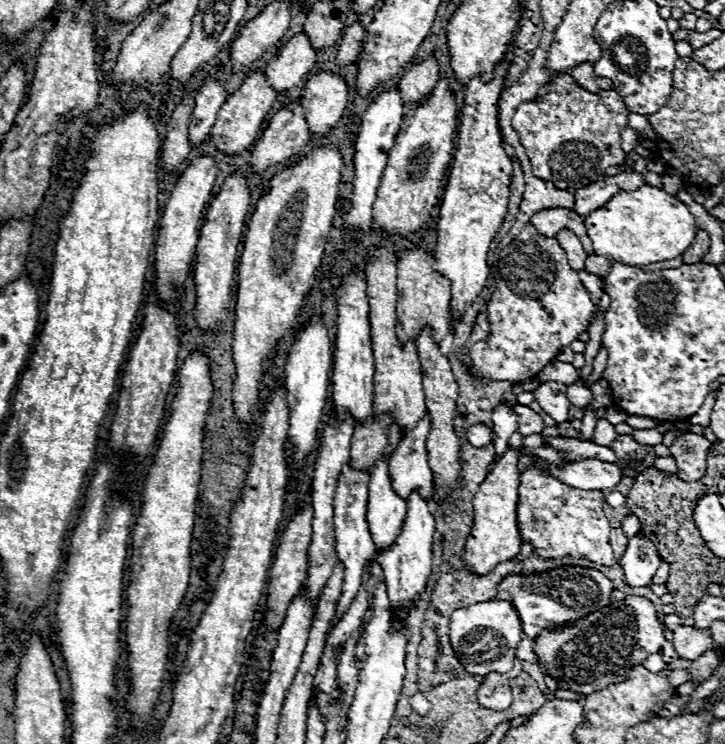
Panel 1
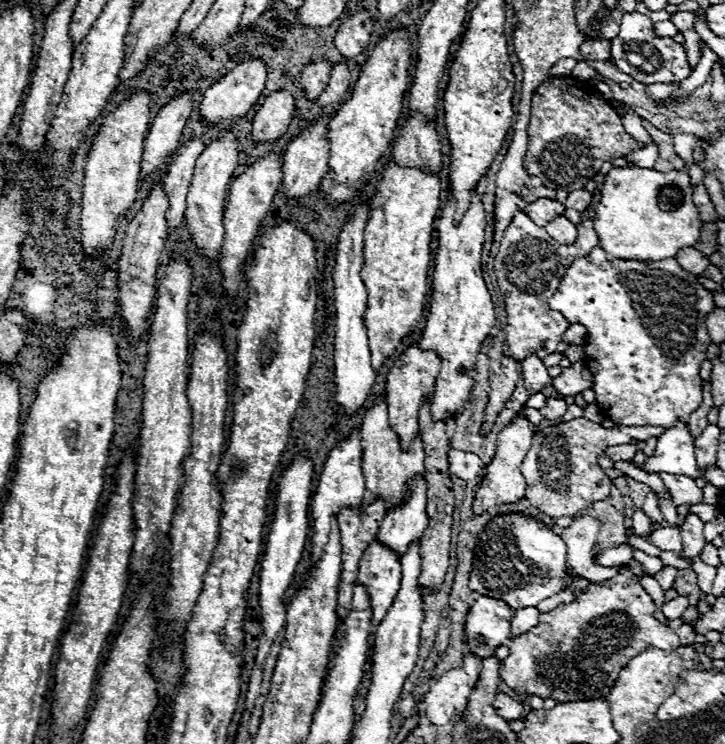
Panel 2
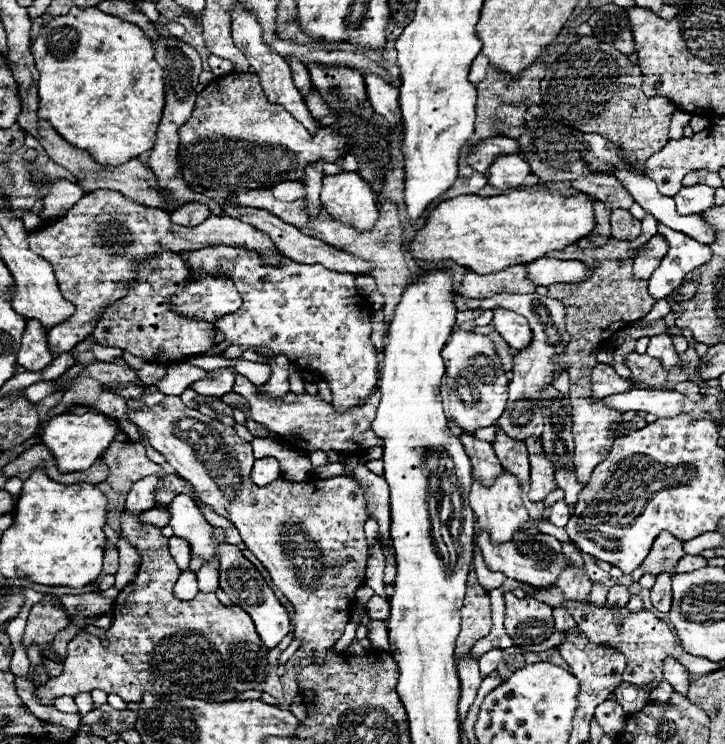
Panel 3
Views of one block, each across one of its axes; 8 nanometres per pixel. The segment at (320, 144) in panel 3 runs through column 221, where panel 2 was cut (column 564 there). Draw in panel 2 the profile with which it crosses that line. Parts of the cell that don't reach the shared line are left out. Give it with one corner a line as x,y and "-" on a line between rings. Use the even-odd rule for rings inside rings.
560,76
548,78
536,88
530,108
524,168
530,176
538,176
544,186
566,192
582,190
604,162
624,158
636,148
644,146
626,134
610,102
590,82

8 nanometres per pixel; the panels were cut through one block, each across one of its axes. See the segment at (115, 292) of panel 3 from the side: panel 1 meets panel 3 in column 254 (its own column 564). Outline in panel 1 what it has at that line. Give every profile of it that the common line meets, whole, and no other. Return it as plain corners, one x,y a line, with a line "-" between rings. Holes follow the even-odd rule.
564,228
560,234
556,234
556,240
560,240
560,246
564,248
564,252
568,256
568,264
572,264
572,268
576,268
576,270
582,270
588,256
586,256
578,236

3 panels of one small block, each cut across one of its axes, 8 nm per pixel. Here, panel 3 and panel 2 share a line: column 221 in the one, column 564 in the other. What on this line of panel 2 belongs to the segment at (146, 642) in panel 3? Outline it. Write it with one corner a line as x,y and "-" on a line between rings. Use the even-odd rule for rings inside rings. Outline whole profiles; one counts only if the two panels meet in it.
620,566
618,574
612,580
604,580
600,584
588,584
584,592
578,592
572,602
558,604
554,610
540,614
538,624
522,634
516,640
508,640
506,646
510,654
502,660
498,668
500,678
518,694
522,696
540,696
540,698
554,698
556,702
562,700
594,700
604,698
614,688
614,682
620,670
640,652
648,648
662,648
662,650
676,650
680,646
676,630
666,624
660,624
654,618
656,604
650,594
634,580
634,574

